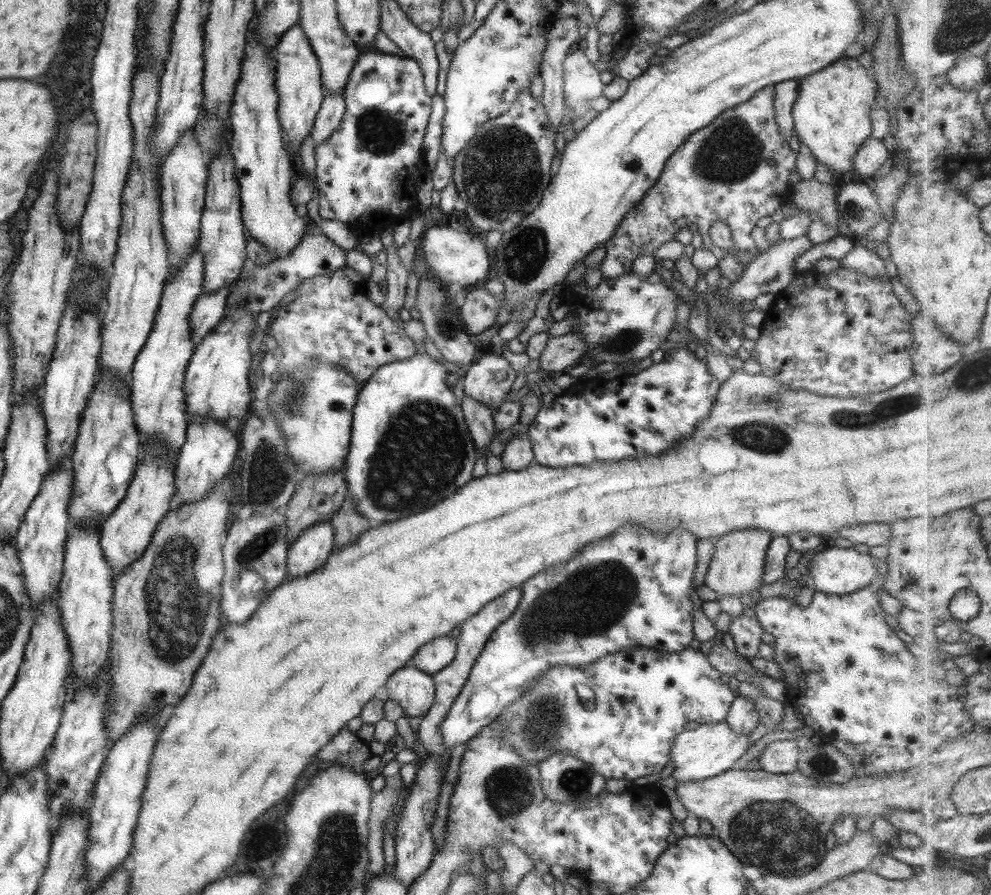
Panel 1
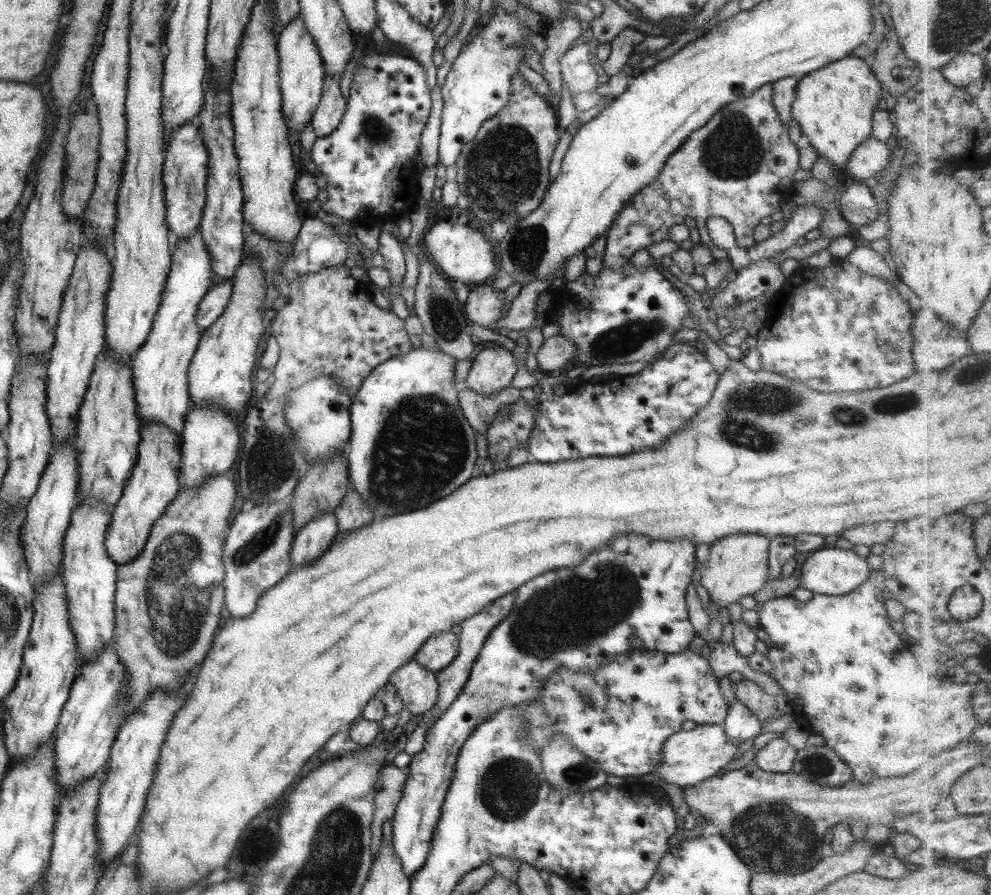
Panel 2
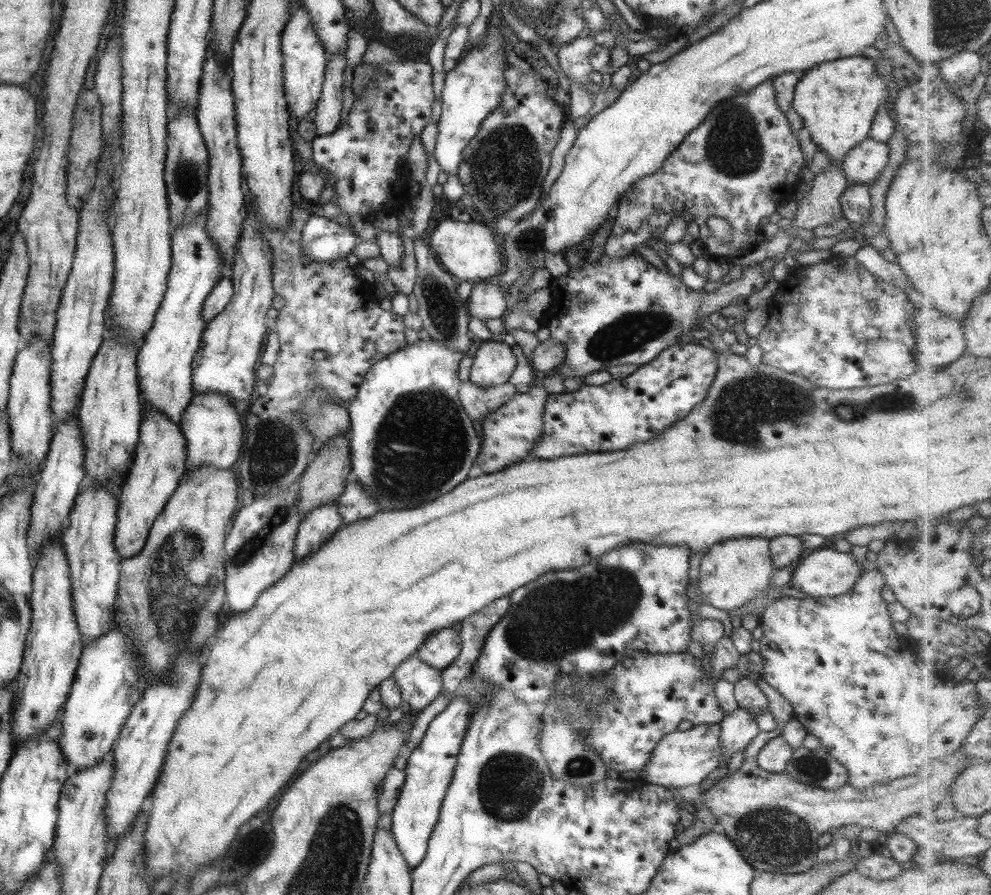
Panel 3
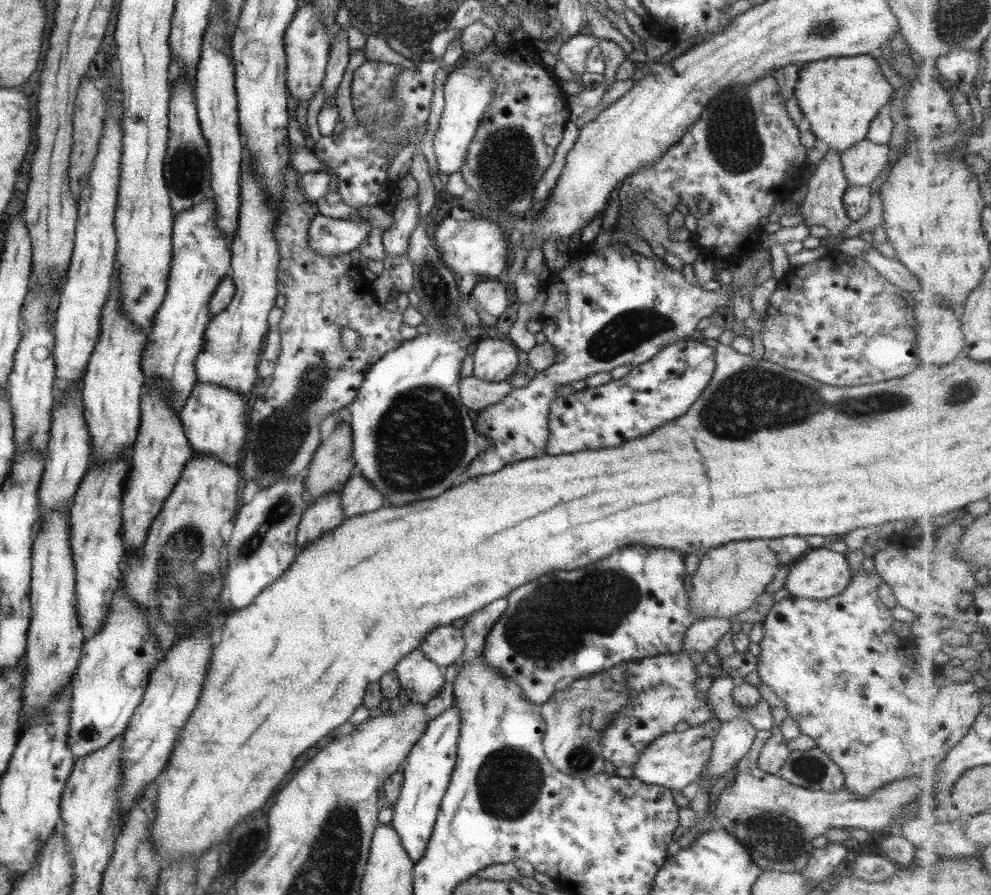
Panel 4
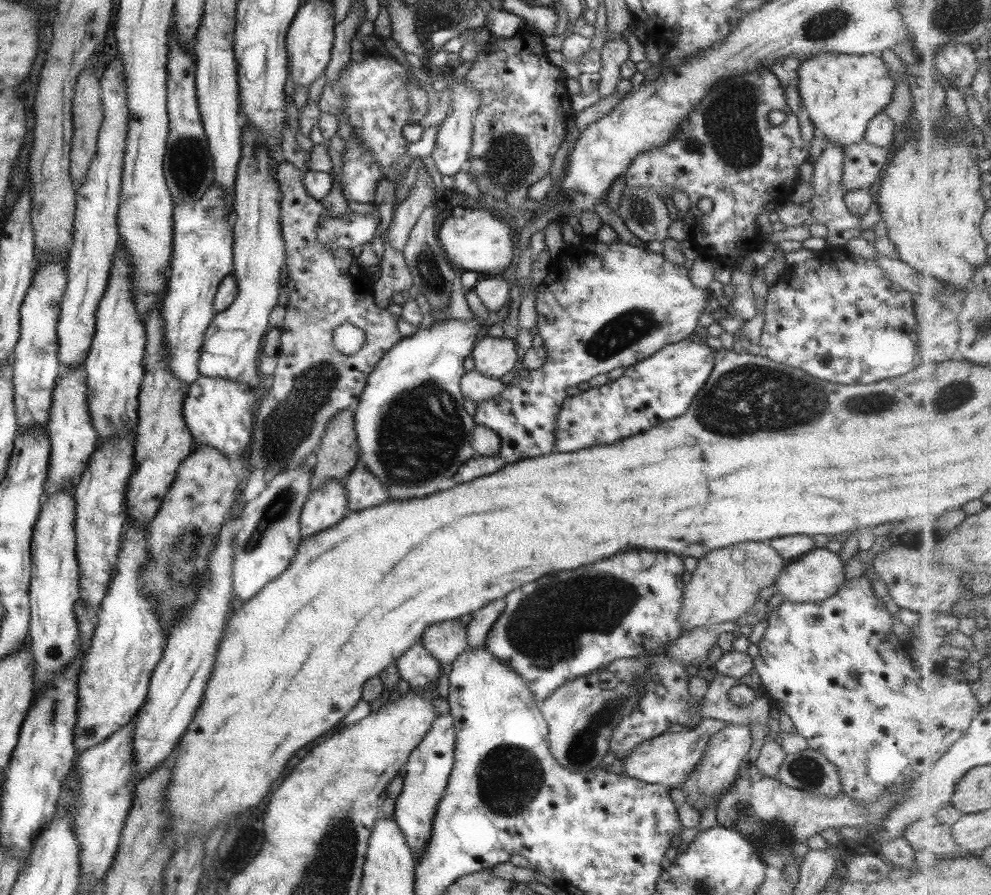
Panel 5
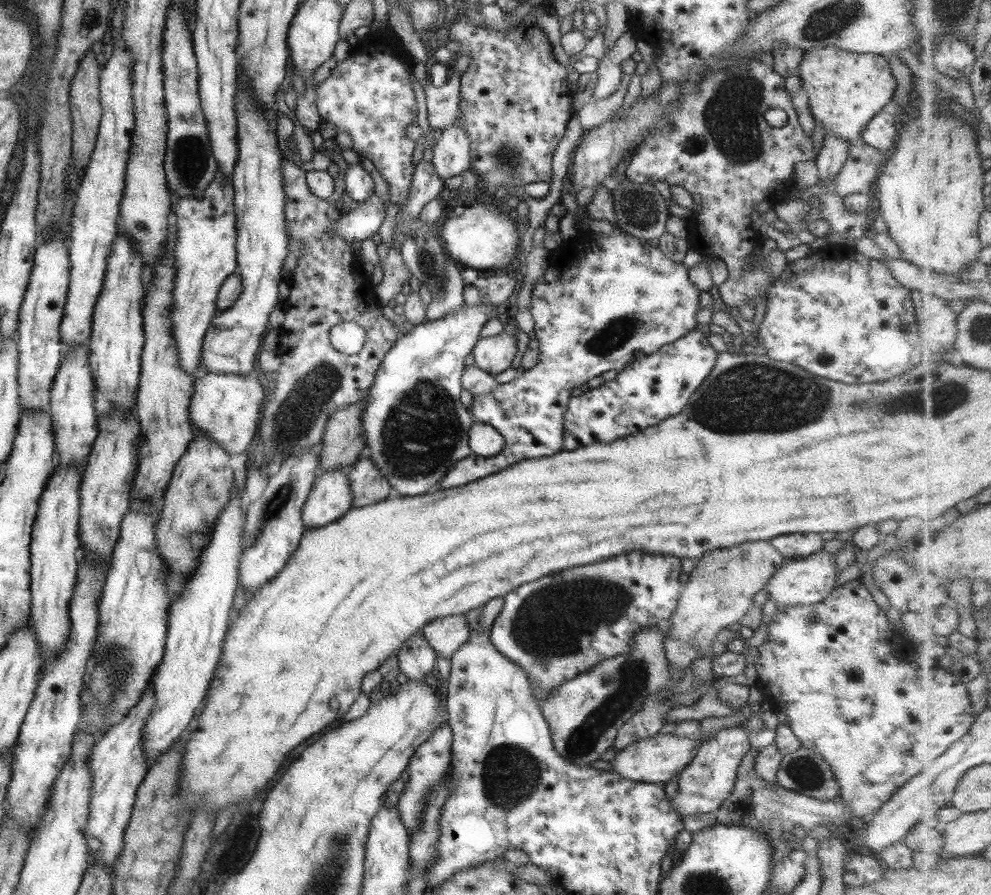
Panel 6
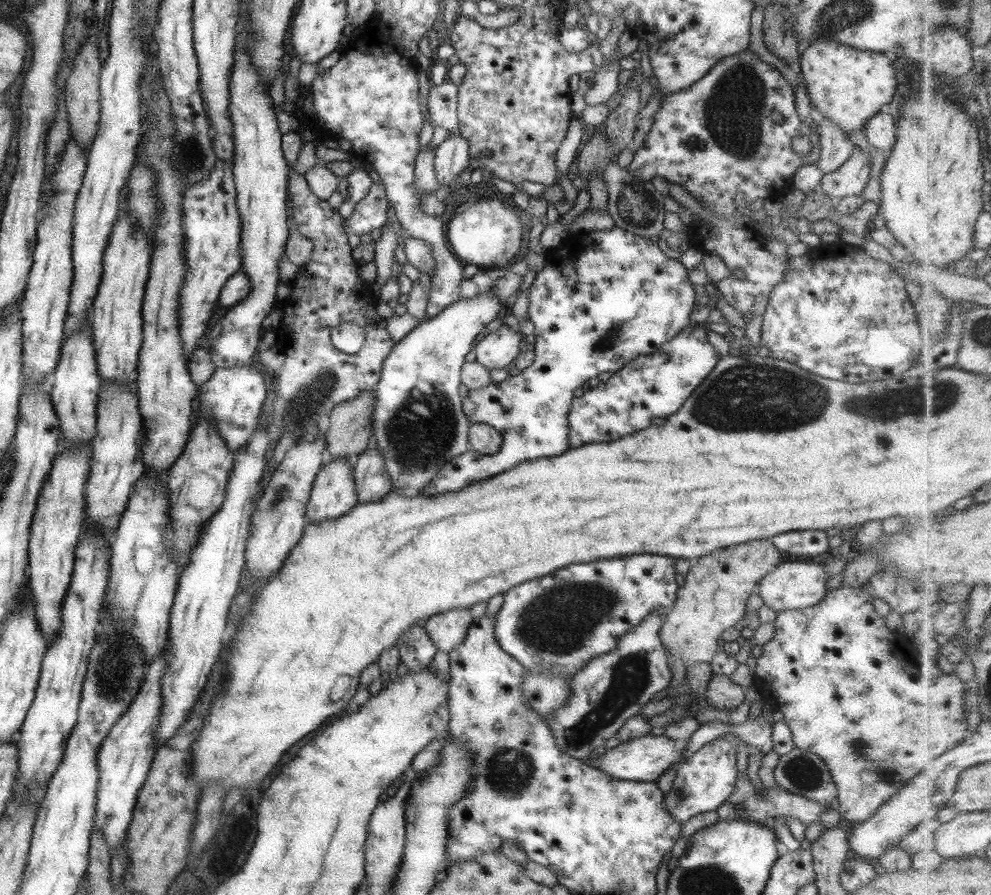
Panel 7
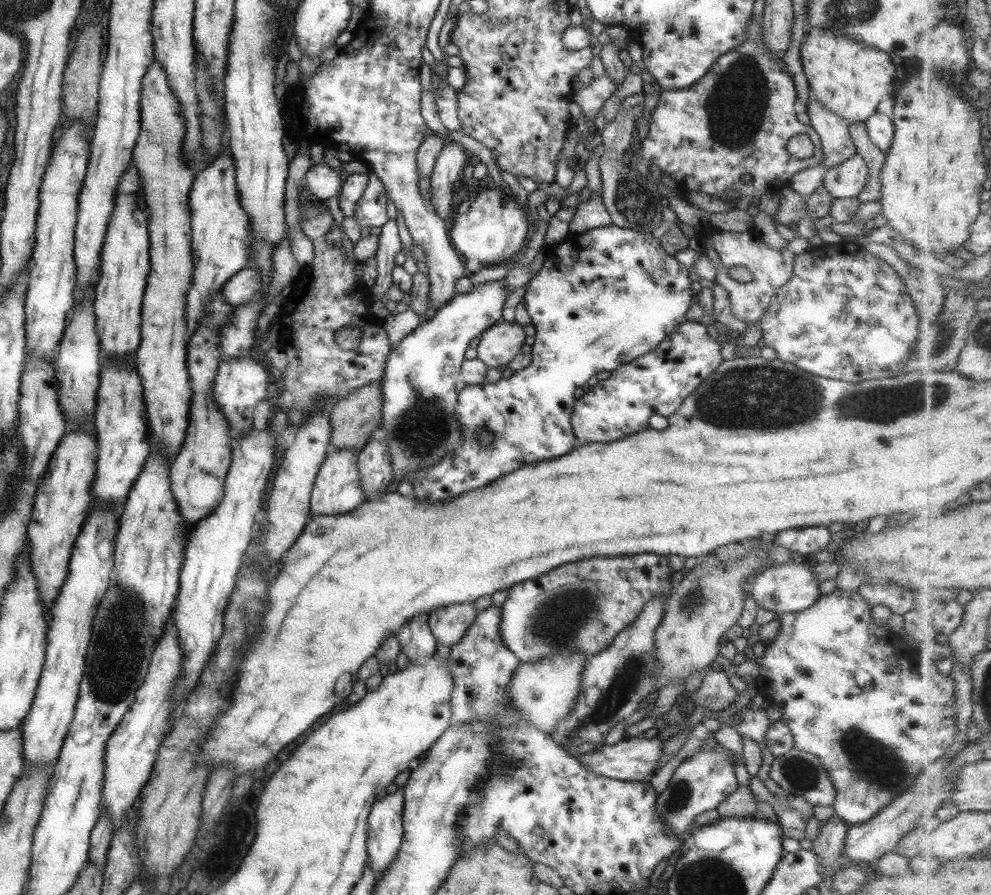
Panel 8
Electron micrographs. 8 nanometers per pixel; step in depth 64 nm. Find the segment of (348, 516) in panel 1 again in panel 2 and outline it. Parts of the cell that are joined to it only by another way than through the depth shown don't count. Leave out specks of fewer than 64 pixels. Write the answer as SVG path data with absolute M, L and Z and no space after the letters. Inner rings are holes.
M348 489L345 496L341 498L339 506L332 510L335 520L337 520L337 532L351 532L357 528L367 526L373 520L373 512L365 508L365 502L355 490Z

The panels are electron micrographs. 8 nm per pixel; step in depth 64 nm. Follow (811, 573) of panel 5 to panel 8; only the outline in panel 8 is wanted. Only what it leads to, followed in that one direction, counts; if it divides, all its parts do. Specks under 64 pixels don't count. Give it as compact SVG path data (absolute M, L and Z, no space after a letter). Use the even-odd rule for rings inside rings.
M788 563L766 568L753 580L751 596L759 609L770 610L774 614L794 613L810 608L819 598L819 584L812 566L805 563Z

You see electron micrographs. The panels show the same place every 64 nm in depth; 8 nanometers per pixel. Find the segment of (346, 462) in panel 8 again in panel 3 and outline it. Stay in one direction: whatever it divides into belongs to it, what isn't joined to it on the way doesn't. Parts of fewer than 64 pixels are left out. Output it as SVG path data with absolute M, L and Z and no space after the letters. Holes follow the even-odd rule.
M336 502L313 508L299 522L293 545L294 562L310 556L323 542L327 542L341 525Z

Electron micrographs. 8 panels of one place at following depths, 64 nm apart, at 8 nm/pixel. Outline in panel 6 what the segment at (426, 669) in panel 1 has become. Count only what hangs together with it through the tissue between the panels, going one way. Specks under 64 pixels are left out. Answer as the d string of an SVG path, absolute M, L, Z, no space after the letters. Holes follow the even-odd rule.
M454 614L425 624L420 630L420 636L436 656L450 659L451 654L461 644L465 644L465 640L470 636L470 629L463 614Z

